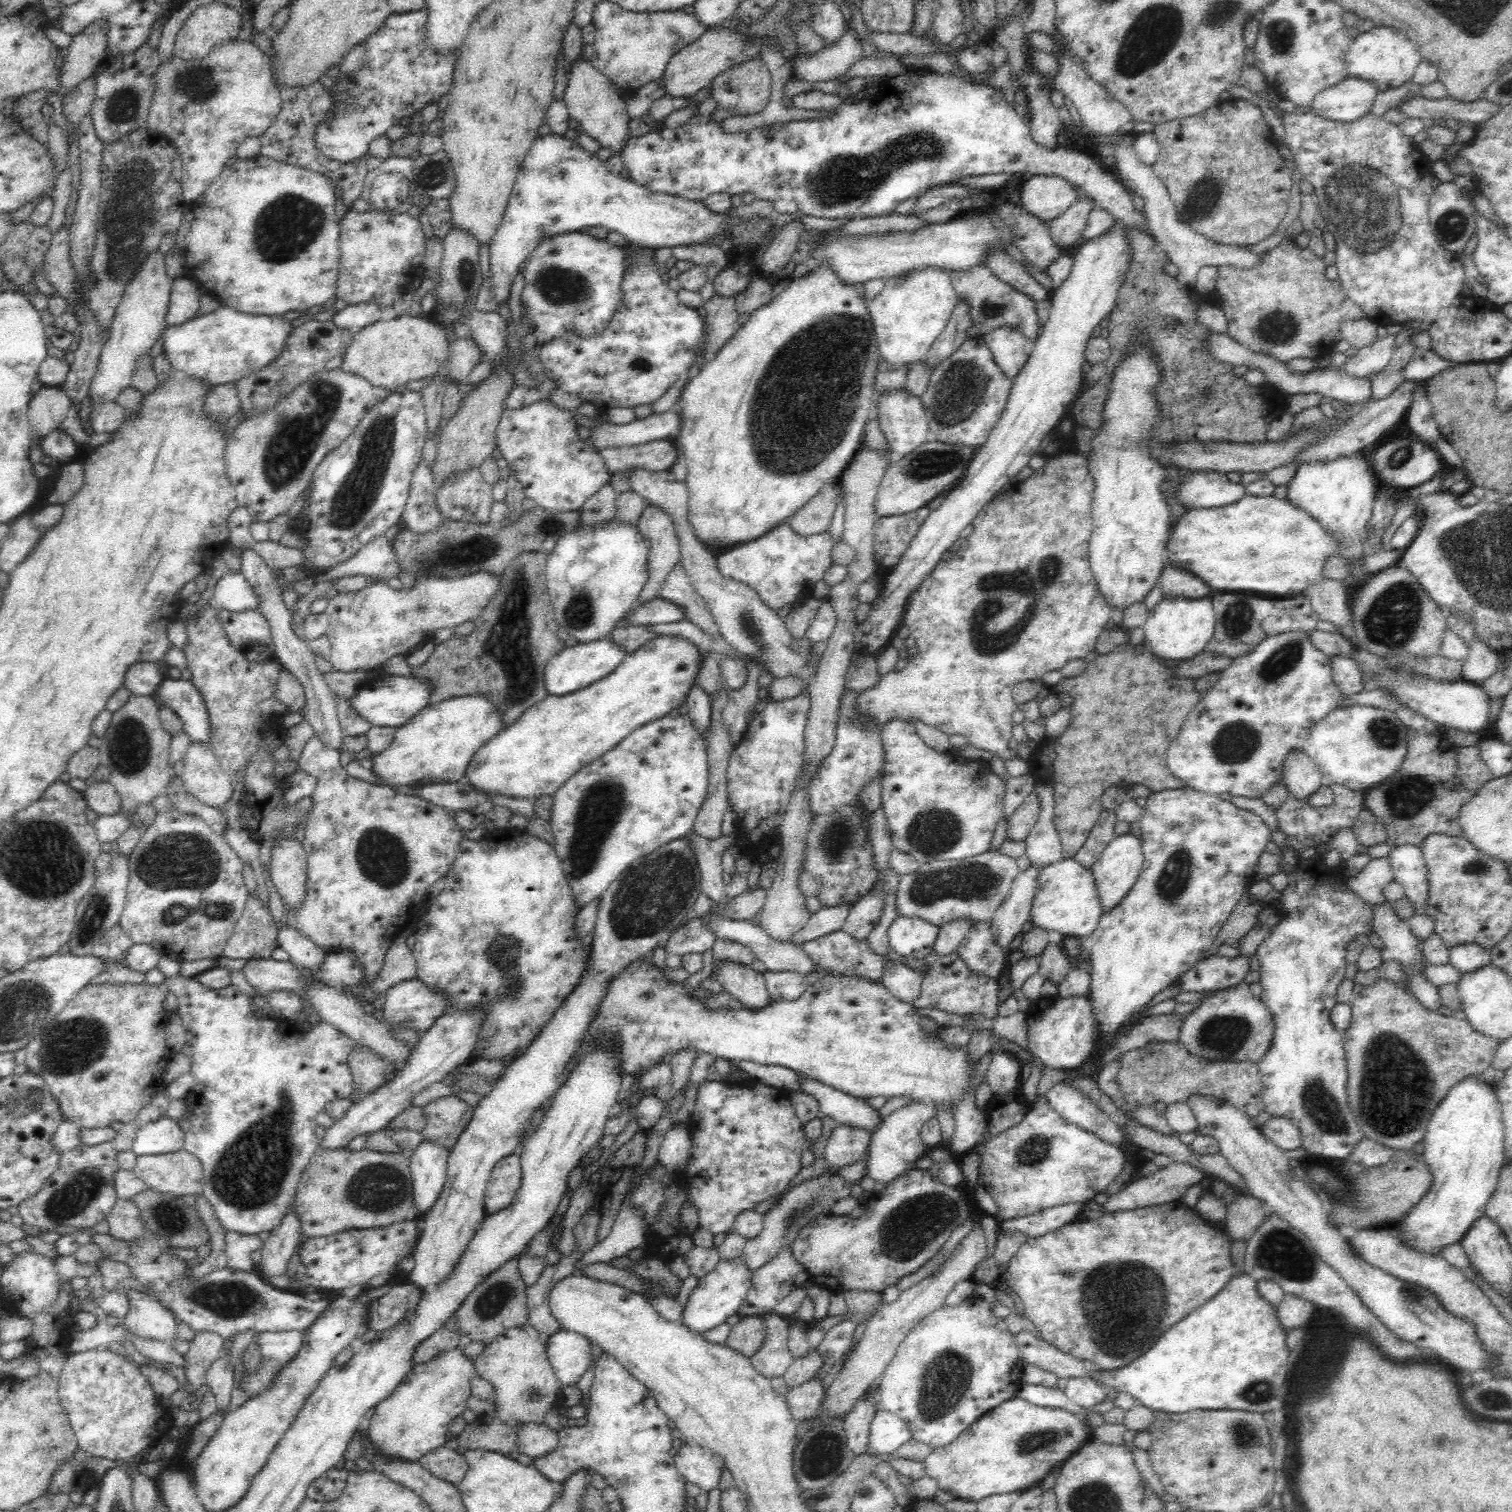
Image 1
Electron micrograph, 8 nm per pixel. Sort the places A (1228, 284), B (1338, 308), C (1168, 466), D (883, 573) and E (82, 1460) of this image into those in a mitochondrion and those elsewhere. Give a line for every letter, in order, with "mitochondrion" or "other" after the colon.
A: other
B: other
C: other
D: other
E: other

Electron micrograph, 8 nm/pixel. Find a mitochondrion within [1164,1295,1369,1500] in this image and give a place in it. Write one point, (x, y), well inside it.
(1244, 1436)

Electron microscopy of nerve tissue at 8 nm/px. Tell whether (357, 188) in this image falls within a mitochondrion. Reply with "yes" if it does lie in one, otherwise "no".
no

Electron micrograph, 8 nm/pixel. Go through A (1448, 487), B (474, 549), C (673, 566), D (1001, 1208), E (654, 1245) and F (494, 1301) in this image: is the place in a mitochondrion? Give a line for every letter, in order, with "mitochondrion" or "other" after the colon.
A: other
B: mitochondrion
C: other
D: other
E: other
F: mitochondrion

